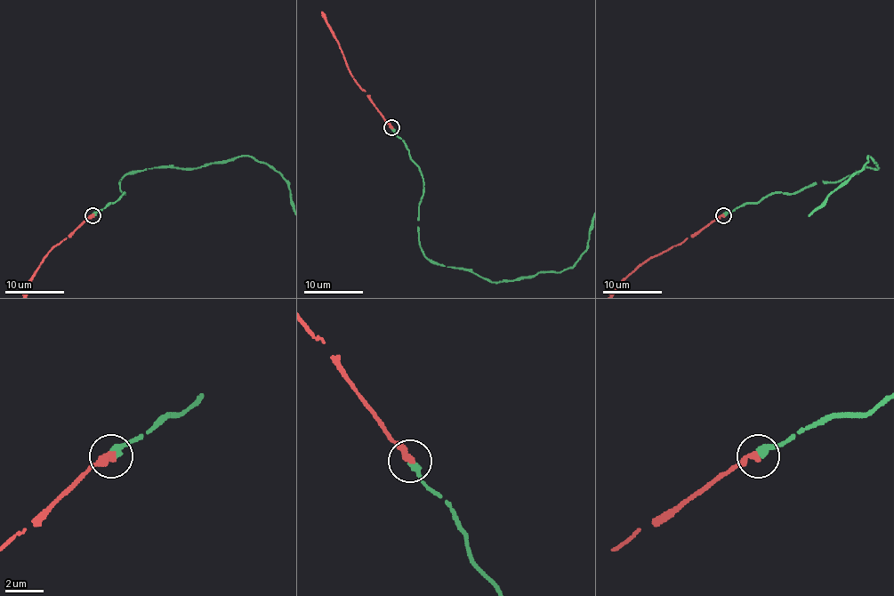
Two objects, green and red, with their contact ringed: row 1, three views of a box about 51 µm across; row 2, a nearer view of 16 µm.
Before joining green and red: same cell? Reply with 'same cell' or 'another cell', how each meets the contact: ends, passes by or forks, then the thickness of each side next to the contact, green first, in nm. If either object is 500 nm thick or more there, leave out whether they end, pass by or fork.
same cell; green ends; red ends; calibres 360 and 320 nm

